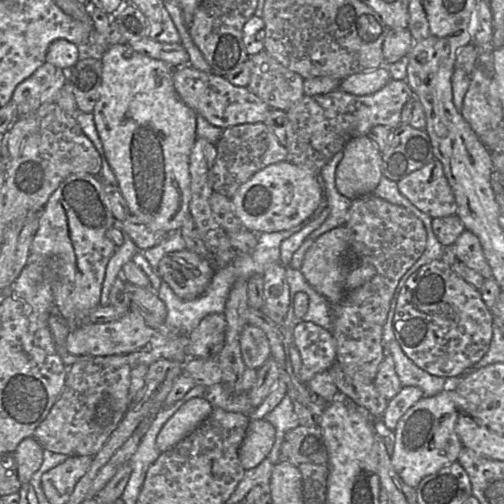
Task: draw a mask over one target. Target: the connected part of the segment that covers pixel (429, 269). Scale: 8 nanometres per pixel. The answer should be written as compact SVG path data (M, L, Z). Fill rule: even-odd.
M442 259L411 274L400 290L393 318L395 340L407 357L429 374L460 376L488 351L493 336L493 314L482 295Z

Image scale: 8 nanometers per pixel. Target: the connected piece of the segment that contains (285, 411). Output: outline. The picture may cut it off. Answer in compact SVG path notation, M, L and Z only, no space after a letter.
M286 395L283 400L265 418L276 430L276 439L268 459L273 465L279 462L280 450L286 433L299 426L292 400Z

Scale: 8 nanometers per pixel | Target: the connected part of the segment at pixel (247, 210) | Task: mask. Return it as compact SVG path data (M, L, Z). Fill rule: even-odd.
M288 161L256 172L239 187L231 201L243 226L257 235L289 230L309 218L317 218L327 208L319 175Z

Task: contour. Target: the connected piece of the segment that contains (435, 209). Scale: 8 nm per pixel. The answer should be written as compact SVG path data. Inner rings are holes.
M436 158L421 169L399 180L397 186L403 196L432 219L457 215L454 194L444 174L442 163Z

